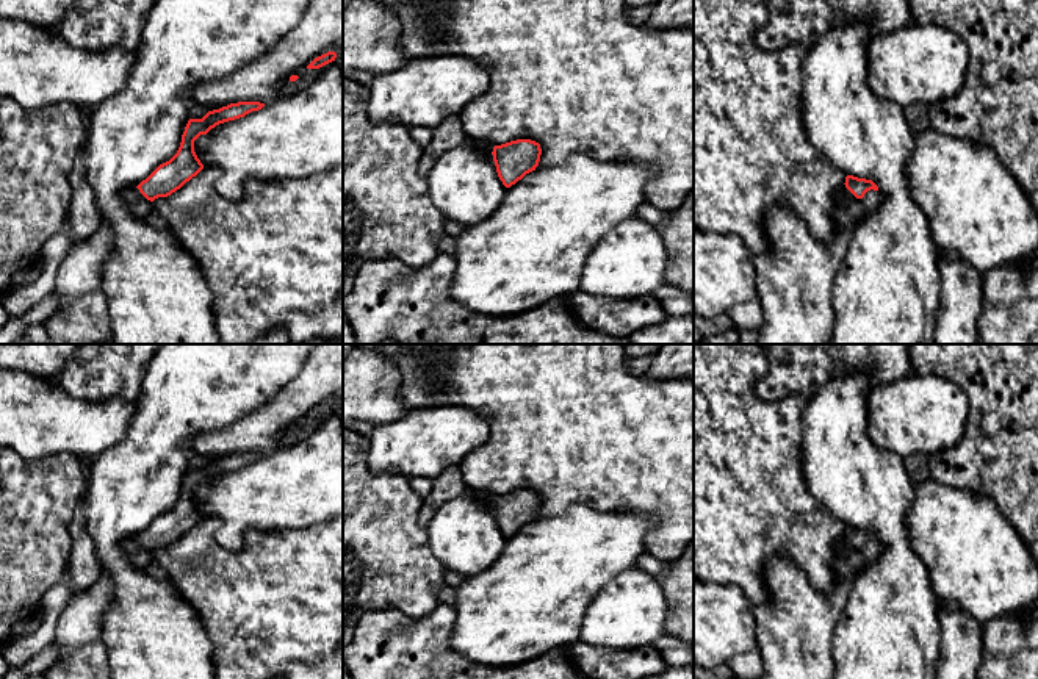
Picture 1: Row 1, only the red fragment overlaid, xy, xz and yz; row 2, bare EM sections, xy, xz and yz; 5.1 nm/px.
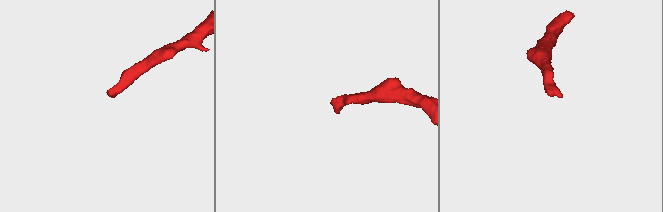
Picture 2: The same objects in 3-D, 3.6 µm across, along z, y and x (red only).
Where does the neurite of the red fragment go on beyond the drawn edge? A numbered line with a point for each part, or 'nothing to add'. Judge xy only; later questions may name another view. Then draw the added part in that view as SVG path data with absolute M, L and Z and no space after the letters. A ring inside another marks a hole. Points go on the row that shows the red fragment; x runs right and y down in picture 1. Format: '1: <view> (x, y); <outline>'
1: xy (136, 202); M136 186L125 189L122 197L130 211L139 217L146 219L153 210L153 203L147 200Z

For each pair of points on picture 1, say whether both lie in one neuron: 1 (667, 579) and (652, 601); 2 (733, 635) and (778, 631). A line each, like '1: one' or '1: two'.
1: two
2: two

